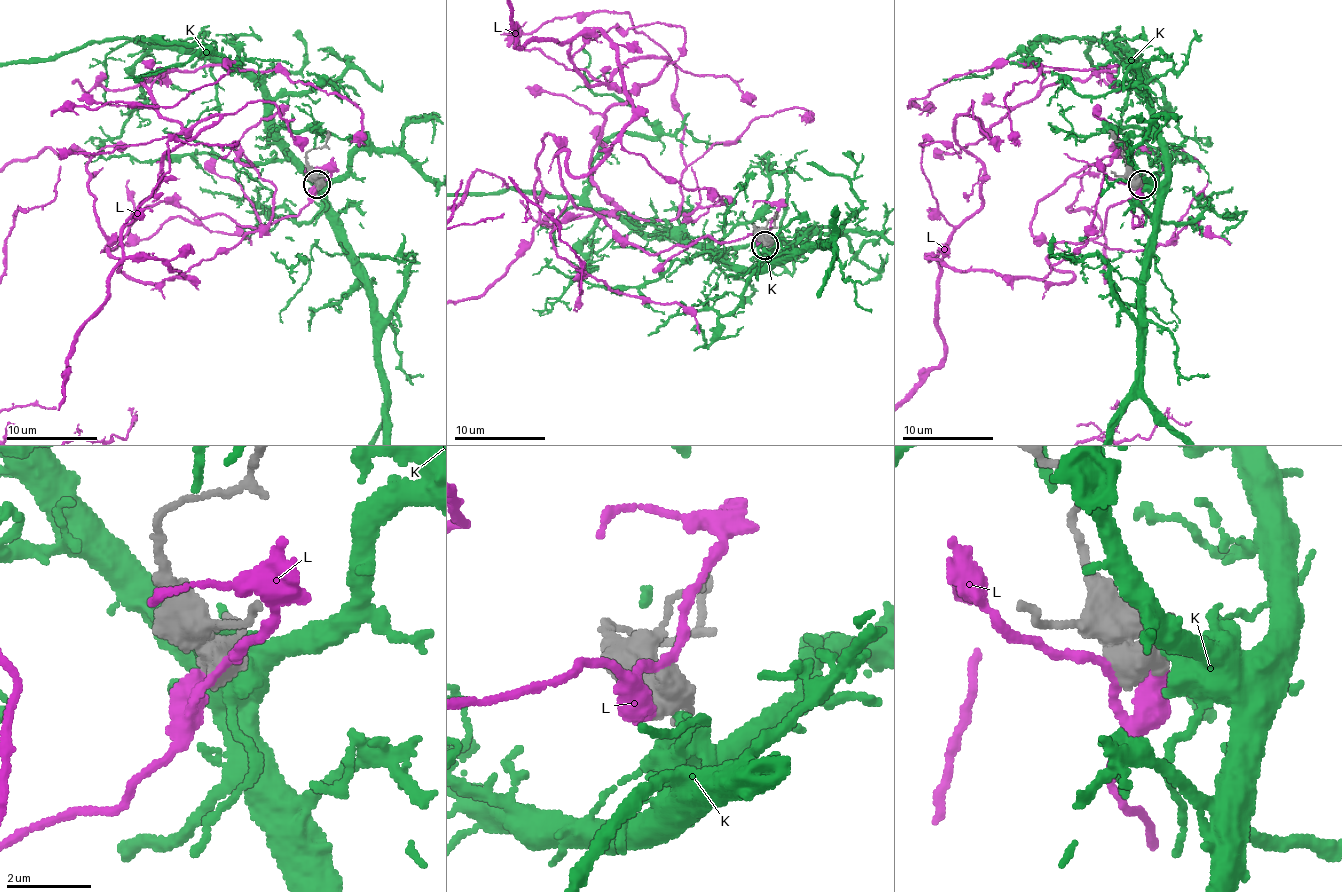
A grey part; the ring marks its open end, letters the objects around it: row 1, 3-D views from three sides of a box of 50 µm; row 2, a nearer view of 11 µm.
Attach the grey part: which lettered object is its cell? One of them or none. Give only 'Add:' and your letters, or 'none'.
Add: none

